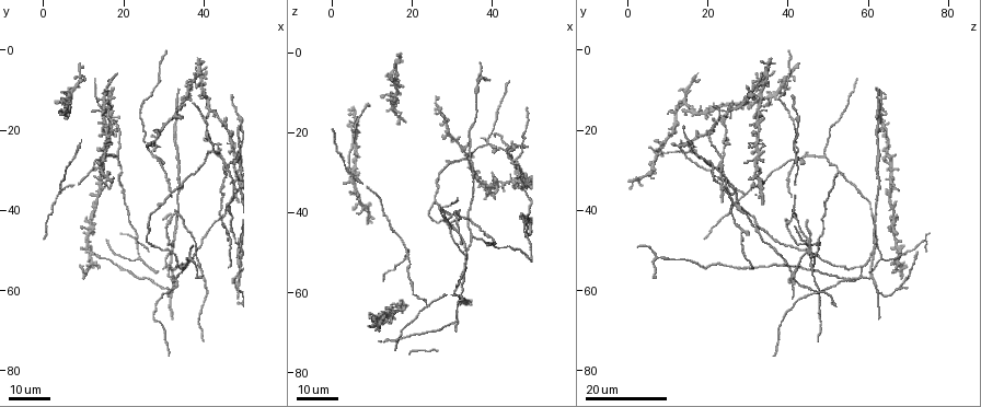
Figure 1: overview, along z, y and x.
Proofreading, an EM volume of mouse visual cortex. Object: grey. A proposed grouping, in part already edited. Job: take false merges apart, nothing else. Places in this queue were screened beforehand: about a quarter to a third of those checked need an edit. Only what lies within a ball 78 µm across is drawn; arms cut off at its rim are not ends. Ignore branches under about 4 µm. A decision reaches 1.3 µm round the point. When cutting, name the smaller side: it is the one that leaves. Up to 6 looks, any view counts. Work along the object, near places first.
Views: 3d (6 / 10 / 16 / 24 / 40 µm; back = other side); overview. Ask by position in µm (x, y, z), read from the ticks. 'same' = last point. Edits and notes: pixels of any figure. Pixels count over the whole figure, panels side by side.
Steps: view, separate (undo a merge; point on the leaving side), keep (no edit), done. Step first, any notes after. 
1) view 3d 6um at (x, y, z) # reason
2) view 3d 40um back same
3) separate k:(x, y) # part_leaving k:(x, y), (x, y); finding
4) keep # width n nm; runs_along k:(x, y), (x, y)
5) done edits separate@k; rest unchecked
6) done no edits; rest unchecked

view 3d 24um at (36.0, 52.5, 11.0) # calibre changes

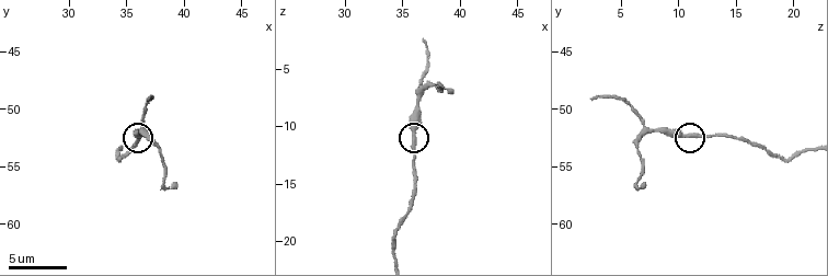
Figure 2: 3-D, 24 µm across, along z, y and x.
view 3d 6um at (35.8, 52.2, 11.2)

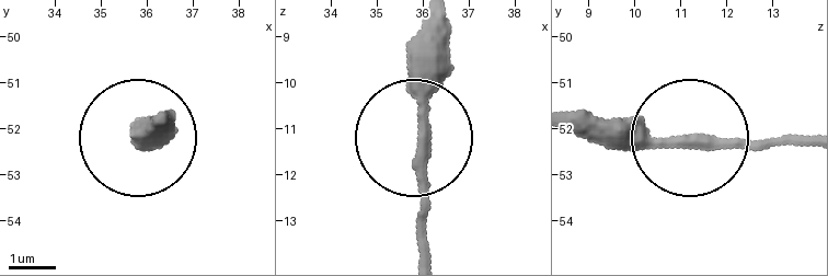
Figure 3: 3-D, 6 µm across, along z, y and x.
keep # runs_along 3:(804, 145), (605, 145), (573, 133); continuous, no second cell

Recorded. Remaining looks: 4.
view 3d 16um at (33.0, 41.0, 41.5)

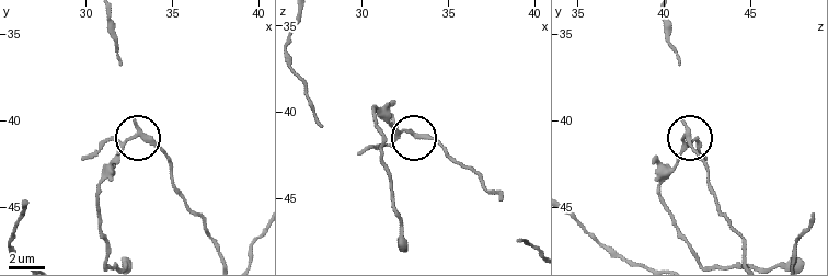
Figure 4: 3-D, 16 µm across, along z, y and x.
view 3d 10um at (33.1, 40.6, 41.5) # closer look

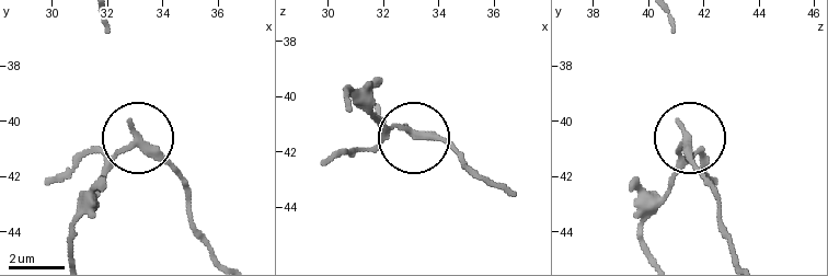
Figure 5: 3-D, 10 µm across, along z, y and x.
separate 5:(99, 149) # part_leaving 5:(133, 144), (75, 221), (72, 257); a second cell is stuck on

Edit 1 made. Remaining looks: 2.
done edits separate@5; rest unchecked

